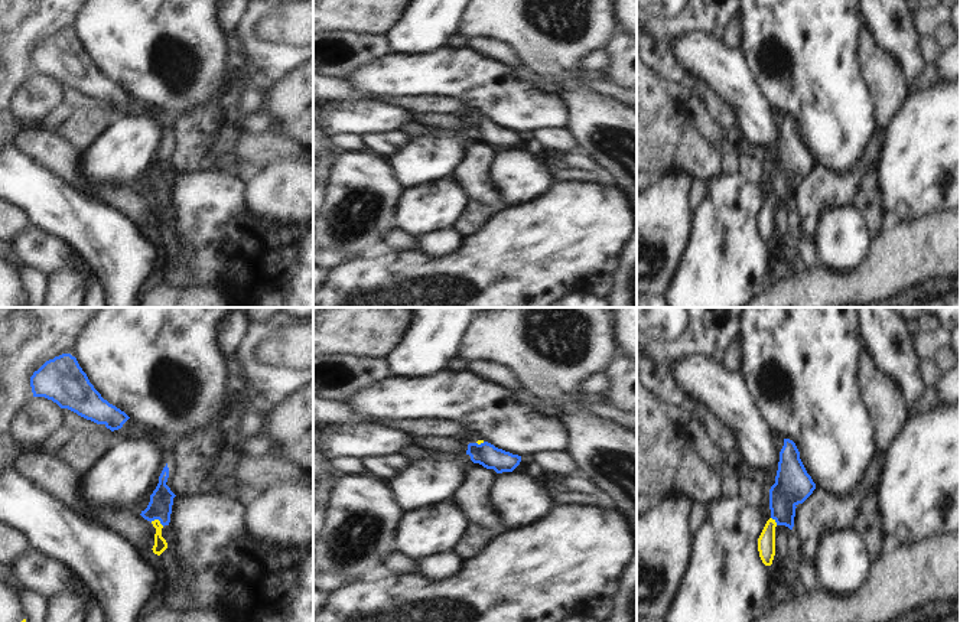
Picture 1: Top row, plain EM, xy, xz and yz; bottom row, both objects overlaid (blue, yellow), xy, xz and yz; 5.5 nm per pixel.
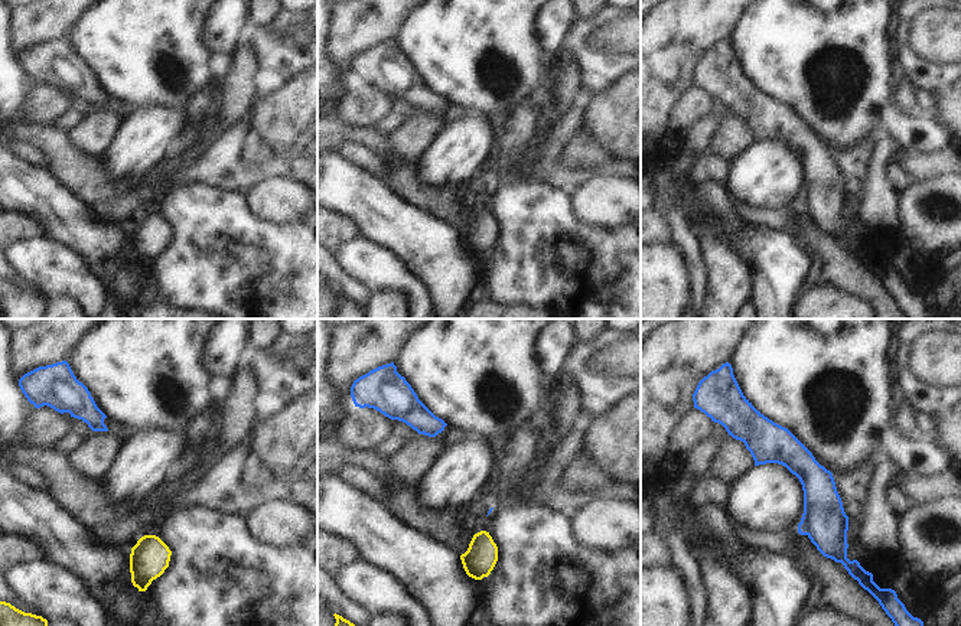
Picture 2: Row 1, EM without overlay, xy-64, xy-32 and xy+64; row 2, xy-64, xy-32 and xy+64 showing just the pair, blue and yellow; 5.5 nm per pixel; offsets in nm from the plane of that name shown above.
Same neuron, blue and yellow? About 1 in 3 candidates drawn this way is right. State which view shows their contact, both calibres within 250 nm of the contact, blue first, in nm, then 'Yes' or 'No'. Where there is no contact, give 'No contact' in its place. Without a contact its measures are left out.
Touches blue in xy. Thickness 130 nm (blue) against 70 nm. Yes.

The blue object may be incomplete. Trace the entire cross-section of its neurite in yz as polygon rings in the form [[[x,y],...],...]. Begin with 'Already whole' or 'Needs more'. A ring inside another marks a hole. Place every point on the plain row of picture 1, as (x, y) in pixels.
Needs more. [[[784,115],[775,160],[769,166],[771,195],[758,215],[759,234],[765,242],[771,242],[775,232],[775,203],[785,202],[793,206],[797,182],[814,166],[816,160],[807,150],[795,120]]]

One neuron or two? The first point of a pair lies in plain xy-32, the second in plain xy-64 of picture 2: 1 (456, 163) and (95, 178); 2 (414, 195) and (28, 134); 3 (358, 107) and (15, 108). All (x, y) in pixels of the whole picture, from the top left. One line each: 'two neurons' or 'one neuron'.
1: two neurons
2: one neuron
3: two neurons

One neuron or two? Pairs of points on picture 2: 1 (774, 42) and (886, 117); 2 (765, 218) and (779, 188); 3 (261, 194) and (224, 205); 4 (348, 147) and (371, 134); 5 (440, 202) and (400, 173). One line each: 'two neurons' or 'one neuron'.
1: one neuron
2: two neurons
3: two neurons
4: two neurons
5: one neuron

